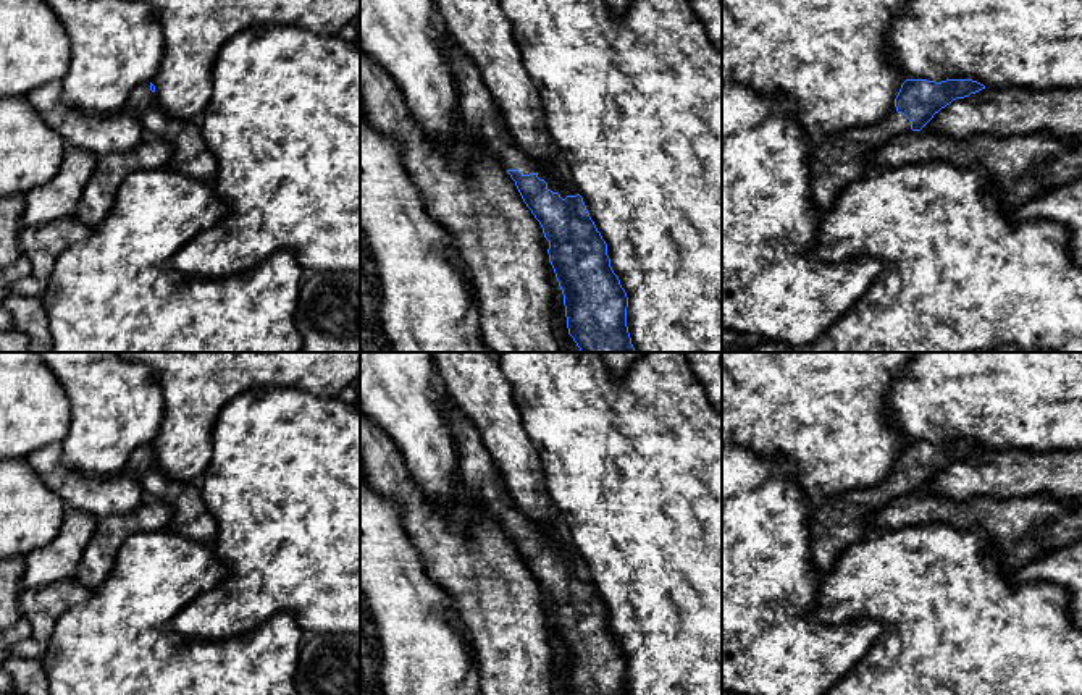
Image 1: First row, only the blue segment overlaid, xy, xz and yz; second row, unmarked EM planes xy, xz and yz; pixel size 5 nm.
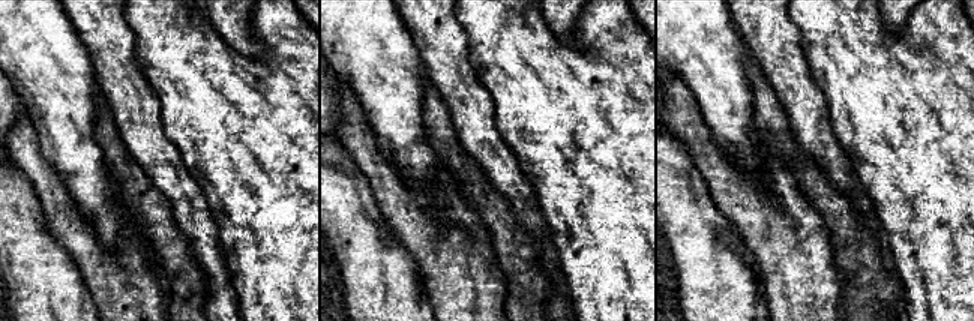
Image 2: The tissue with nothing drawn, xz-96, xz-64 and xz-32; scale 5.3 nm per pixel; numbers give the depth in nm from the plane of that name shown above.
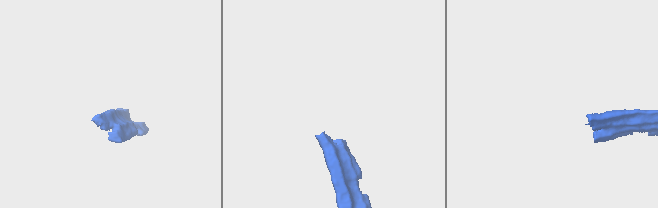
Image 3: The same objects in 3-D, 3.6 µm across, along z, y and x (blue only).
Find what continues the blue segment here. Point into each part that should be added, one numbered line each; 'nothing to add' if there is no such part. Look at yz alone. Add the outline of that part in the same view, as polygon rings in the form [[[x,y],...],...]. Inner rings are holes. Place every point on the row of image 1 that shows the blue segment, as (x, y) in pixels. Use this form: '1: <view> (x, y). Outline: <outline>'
1: yz (837, 160). Outline: [[[893,103],[888,115],[879,123],[849,128],[814,141],[807,157],[809,186],[820,217],[832,208],[848,184],[872,171],[869,154],[875,147],[911,131],[911,121],[898,113]]]

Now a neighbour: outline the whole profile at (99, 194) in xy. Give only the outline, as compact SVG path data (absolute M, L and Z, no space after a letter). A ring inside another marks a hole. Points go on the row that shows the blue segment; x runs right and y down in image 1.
M144 136L129 152L99 157L78 202L74 218L92 230L97 228L108 215L121 183L131 173L170 165L170 144L152 136Z

